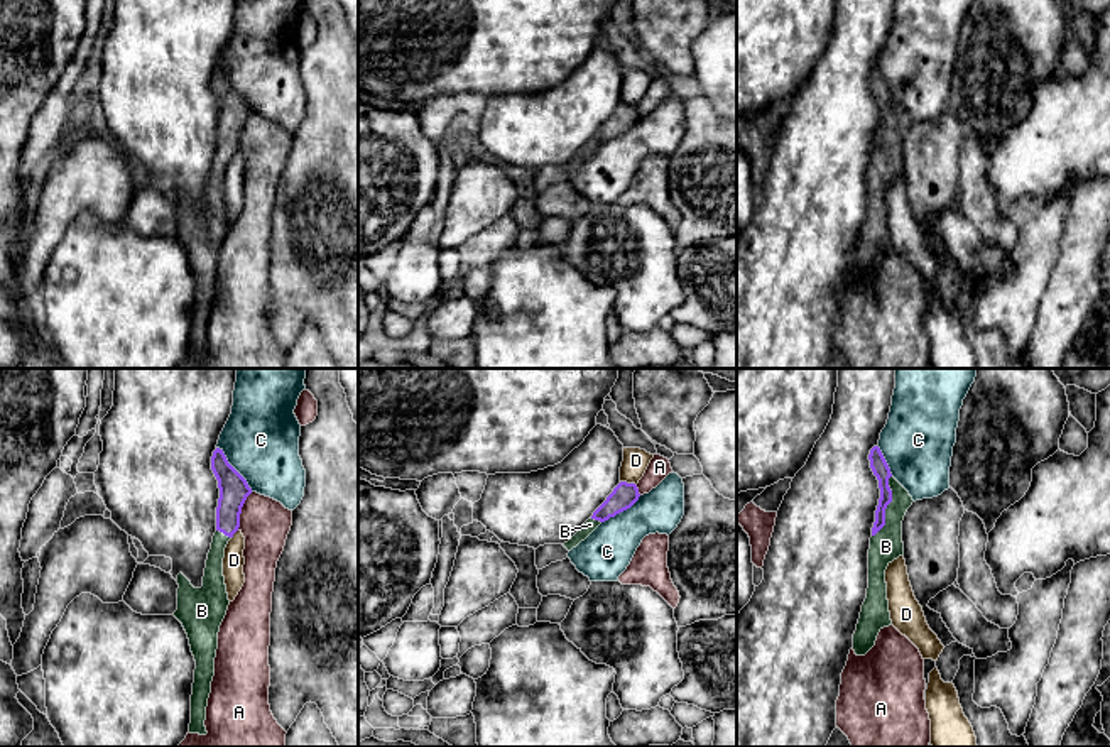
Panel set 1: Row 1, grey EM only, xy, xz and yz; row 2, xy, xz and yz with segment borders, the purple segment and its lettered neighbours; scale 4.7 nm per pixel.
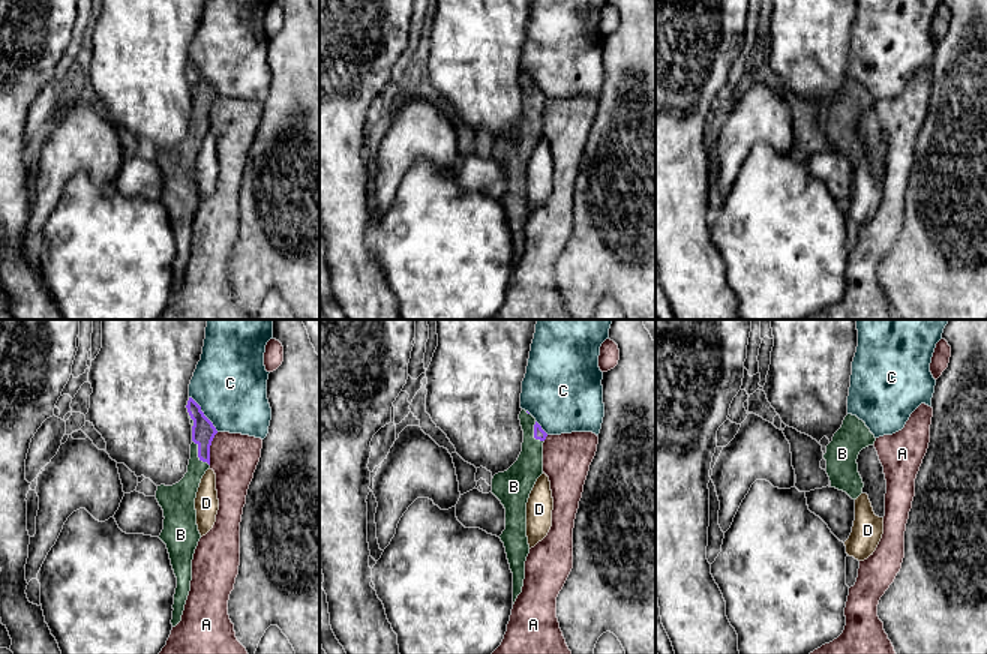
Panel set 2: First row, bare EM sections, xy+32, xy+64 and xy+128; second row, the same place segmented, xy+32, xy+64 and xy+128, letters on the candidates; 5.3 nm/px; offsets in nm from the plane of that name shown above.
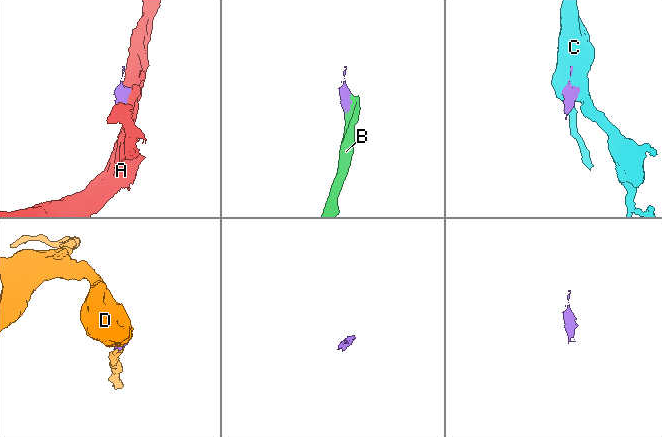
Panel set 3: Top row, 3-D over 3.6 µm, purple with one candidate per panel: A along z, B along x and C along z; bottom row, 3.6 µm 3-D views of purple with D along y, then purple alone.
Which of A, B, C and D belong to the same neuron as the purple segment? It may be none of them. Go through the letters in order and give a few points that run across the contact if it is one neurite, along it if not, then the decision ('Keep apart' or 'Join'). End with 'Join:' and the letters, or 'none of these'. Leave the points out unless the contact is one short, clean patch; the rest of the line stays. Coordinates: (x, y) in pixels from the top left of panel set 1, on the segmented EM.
A: Keep apart
B: Line: yz (877, 462), (887, 484), (887, 504), (886, 546). Join
C: Keep apart
D: Keep apart
Join: B

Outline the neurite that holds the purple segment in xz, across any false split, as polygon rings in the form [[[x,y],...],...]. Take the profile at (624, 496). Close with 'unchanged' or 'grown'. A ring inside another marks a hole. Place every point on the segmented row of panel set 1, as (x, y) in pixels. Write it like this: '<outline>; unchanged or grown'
[[[620,482],[607,500],[593,512],[593,515],[581,526],[581,529],[563,546],[571,551],[585,541],[601,522],[630,509],[640,493],[635,483]]]; grown

